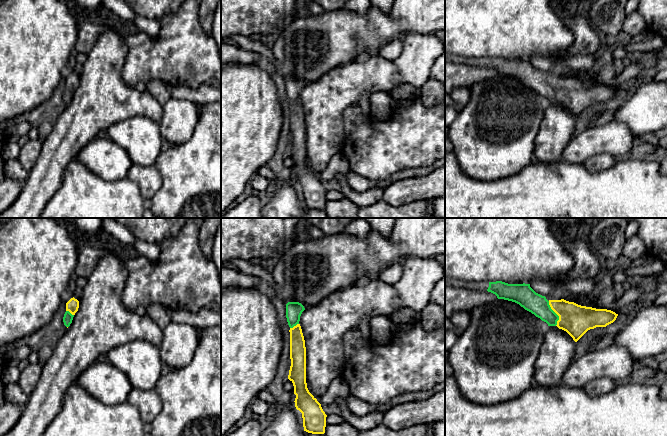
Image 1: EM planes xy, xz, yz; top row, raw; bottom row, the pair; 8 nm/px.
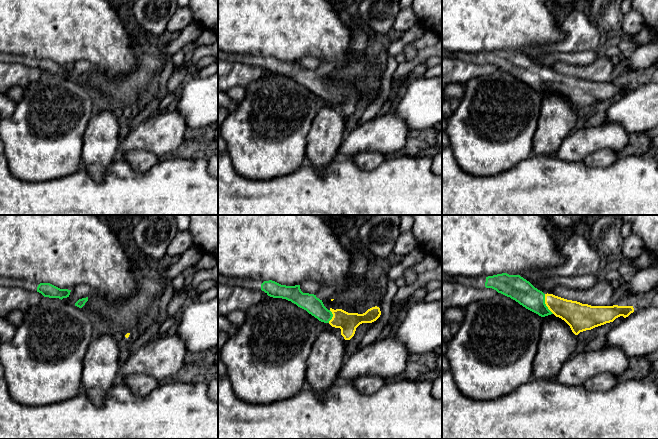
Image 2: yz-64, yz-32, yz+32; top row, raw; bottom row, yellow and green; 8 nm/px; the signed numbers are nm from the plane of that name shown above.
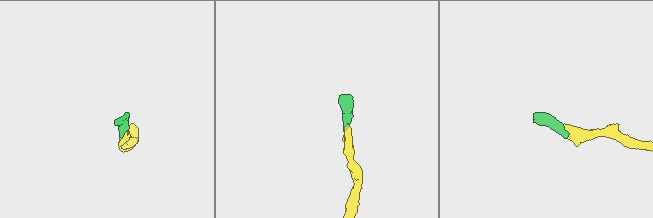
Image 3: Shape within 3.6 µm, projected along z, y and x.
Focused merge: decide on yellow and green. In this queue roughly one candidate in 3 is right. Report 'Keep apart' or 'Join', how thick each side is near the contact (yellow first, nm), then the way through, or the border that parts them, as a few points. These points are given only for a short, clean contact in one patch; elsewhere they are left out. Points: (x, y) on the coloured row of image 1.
Join. Thickness 240 nm (yellow) against 160 nm. Path across: yz (576, 320), (562, 313), (555, 312), (547, 311), (531, 301)

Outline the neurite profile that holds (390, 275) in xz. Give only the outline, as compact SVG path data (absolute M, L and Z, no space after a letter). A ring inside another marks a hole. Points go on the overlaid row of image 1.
M394 264L385 268L377 276L377 278L382 282L394 286L394 284L399 281L401 276L402 276L402 265Z

